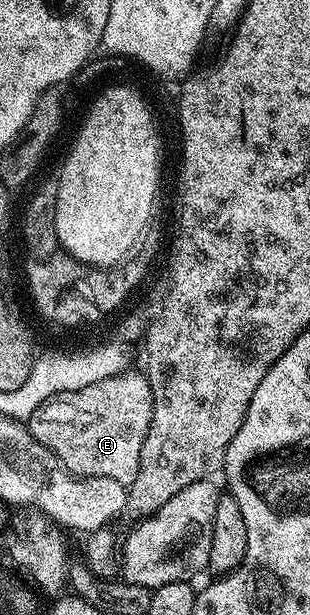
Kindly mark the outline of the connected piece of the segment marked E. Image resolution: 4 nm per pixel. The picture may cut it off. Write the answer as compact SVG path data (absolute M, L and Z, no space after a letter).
M125 371L115 377L85 386L82 390L64 391L49 398L27 421L32 436L47 445L60 457L68 471L82 478L105 477L105 467L139 467L143 441L150 427L151 415L137 415L137 411L153 411L150 381L144 372L137 379L125 379Z

